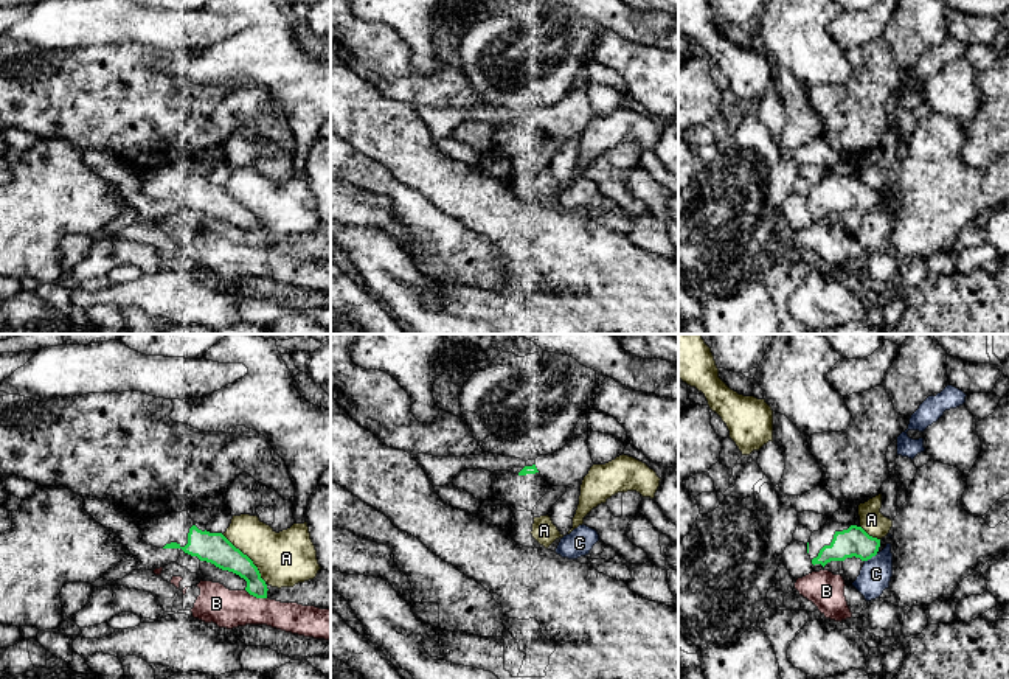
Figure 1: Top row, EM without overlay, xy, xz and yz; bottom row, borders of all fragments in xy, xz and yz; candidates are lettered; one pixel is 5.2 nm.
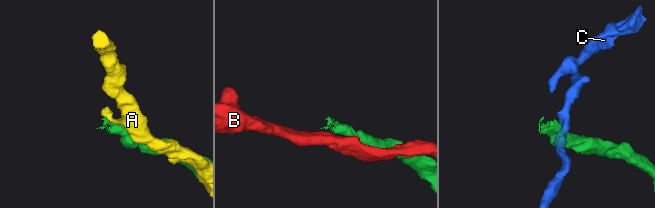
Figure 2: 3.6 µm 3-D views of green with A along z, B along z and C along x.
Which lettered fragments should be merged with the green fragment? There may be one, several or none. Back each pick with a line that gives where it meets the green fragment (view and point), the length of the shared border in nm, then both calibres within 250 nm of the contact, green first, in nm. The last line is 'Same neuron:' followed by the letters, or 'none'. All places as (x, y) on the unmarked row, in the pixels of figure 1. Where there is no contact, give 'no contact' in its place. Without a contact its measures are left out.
Same neuron: none

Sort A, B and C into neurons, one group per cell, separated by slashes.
A / B / C

